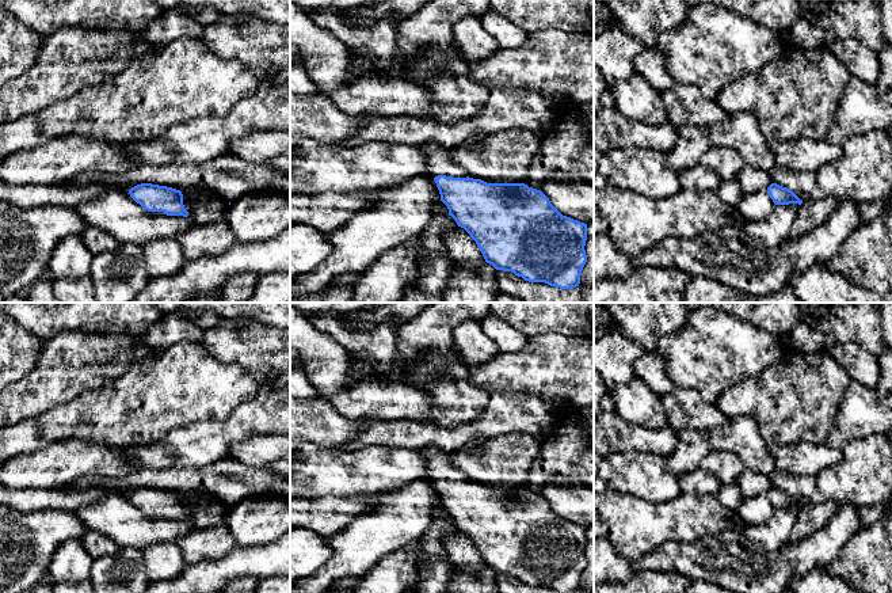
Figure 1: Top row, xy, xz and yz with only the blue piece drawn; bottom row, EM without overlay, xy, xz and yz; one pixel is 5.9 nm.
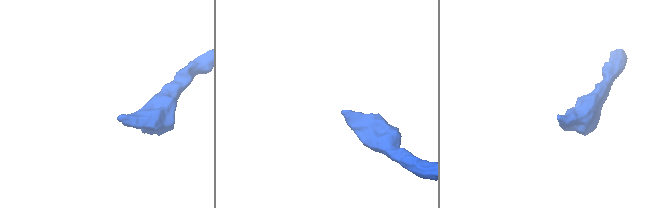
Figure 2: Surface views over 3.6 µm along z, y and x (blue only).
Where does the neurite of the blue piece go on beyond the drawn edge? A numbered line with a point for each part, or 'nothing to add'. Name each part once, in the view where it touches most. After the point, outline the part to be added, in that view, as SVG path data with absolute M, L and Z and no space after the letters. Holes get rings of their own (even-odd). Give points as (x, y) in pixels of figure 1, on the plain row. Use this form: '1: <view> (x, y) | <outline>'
1: xz (439, 467) | M424 446L418 449L427 459L428 480L446 479L453 482L469 480L465 474L453 465L449 453L435 446Z

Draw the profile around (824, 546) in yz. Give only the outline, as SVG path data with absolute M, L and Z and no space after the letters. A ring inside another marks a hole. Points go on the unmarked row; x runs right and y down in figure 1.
M843 503L826 527L809 537L786 544L779 552L792 567L794 577L803 577L811 570L827 567L834 562L846 543L859 531L858 509L851 503Z

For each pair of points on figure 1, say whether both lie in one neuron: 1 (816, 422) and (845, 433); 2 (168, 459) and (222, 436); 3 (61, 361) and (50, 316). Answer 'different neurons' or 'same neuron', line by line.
1: different neurons
2: same neuron
3: different neurons

